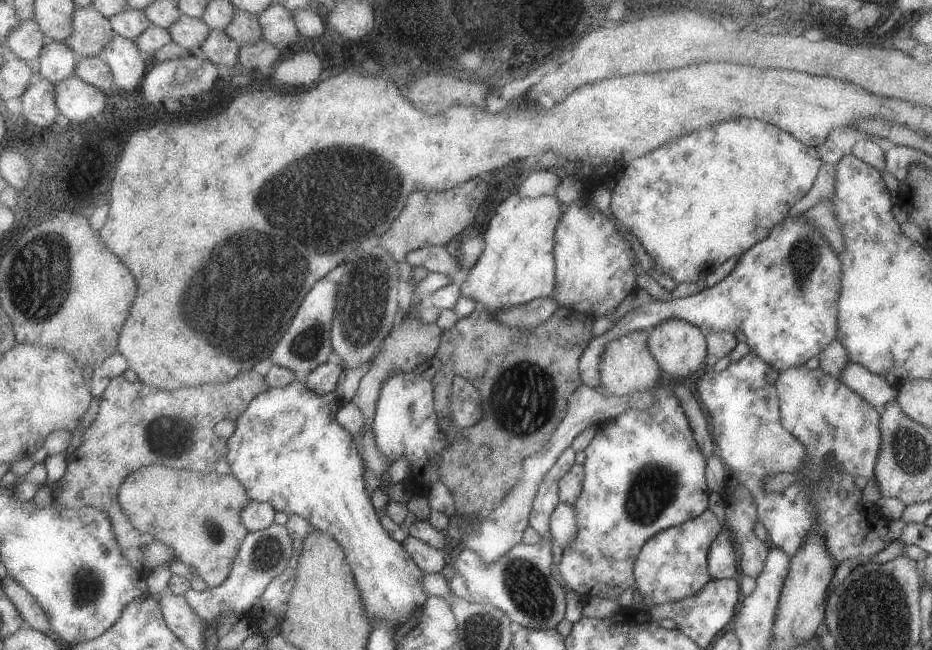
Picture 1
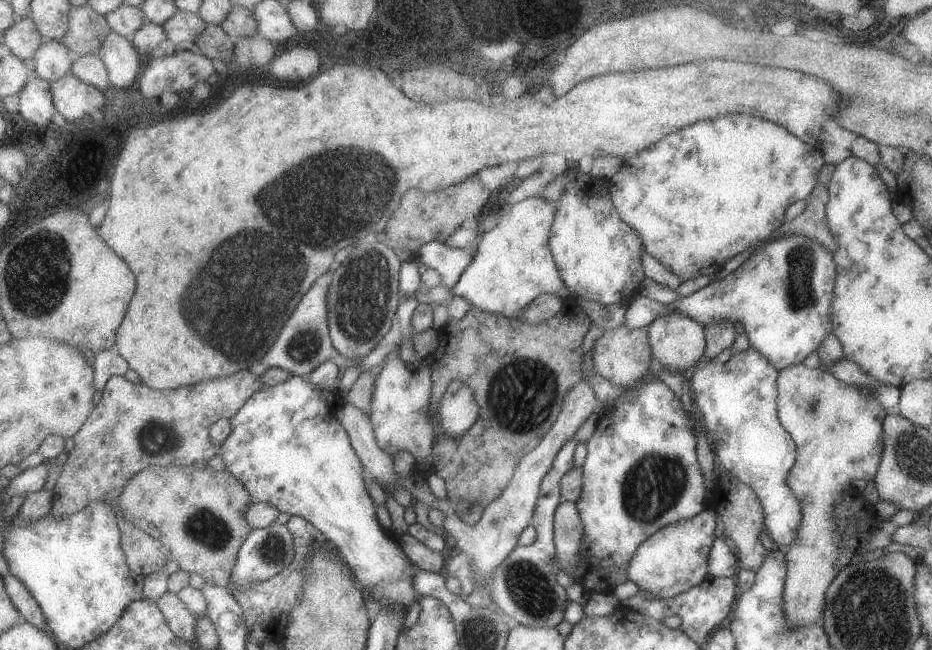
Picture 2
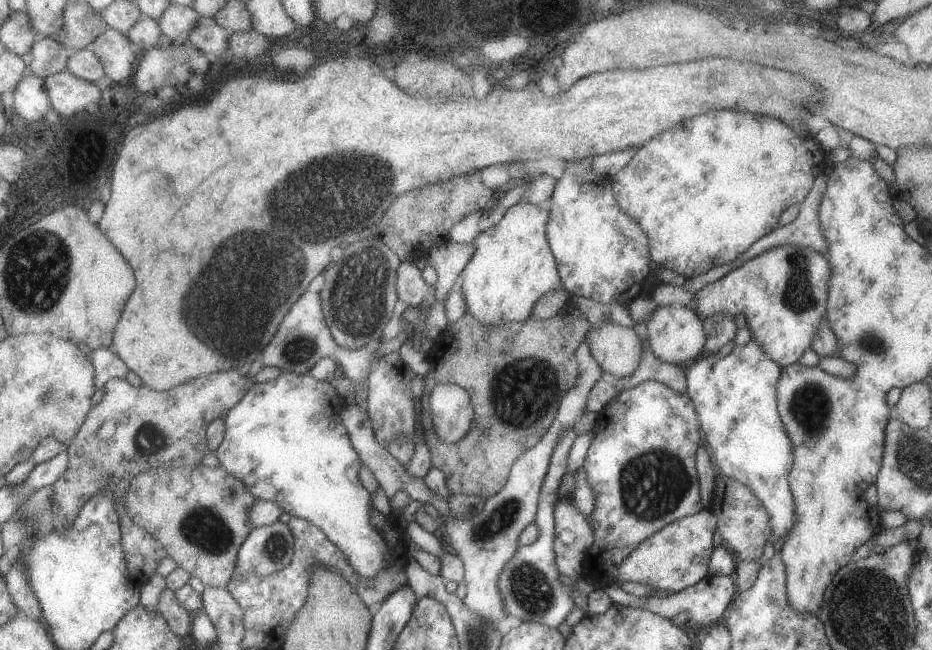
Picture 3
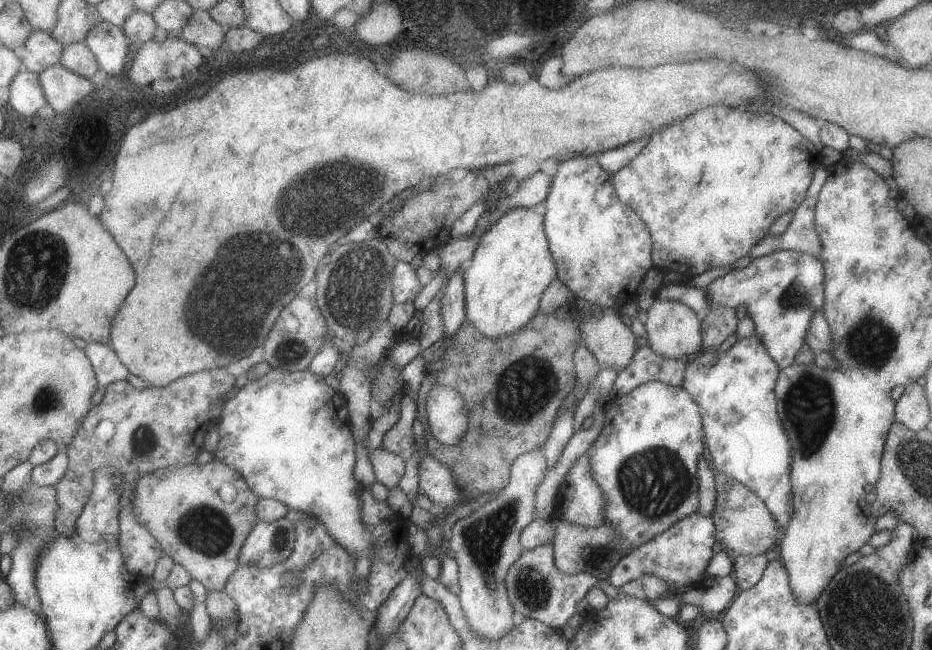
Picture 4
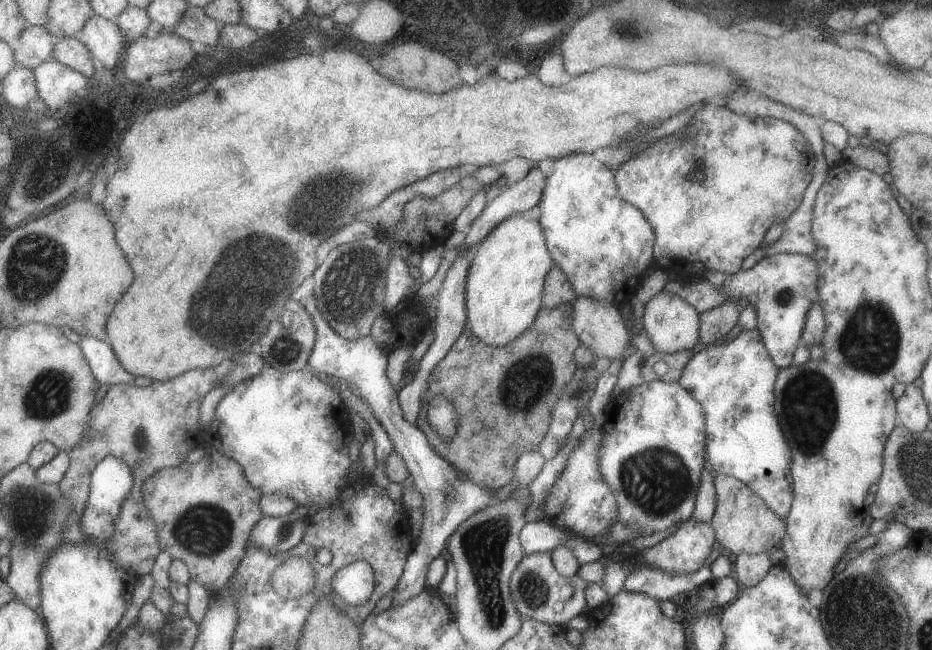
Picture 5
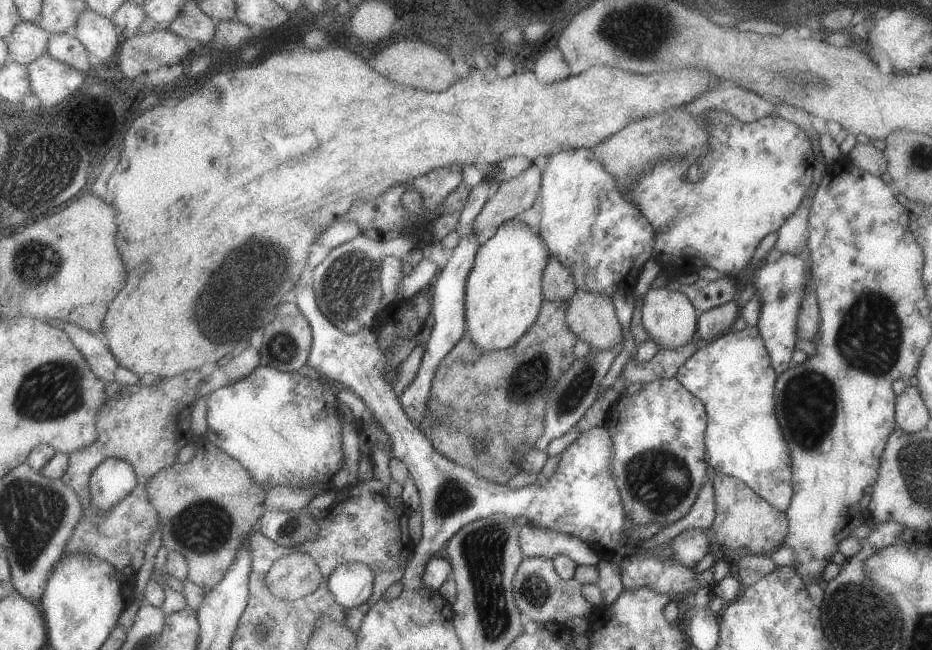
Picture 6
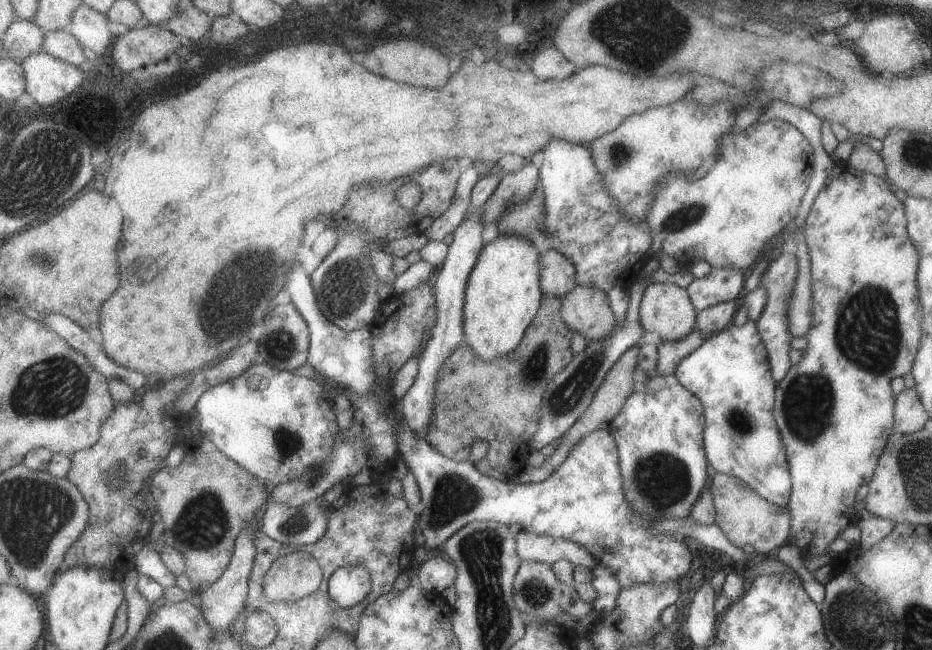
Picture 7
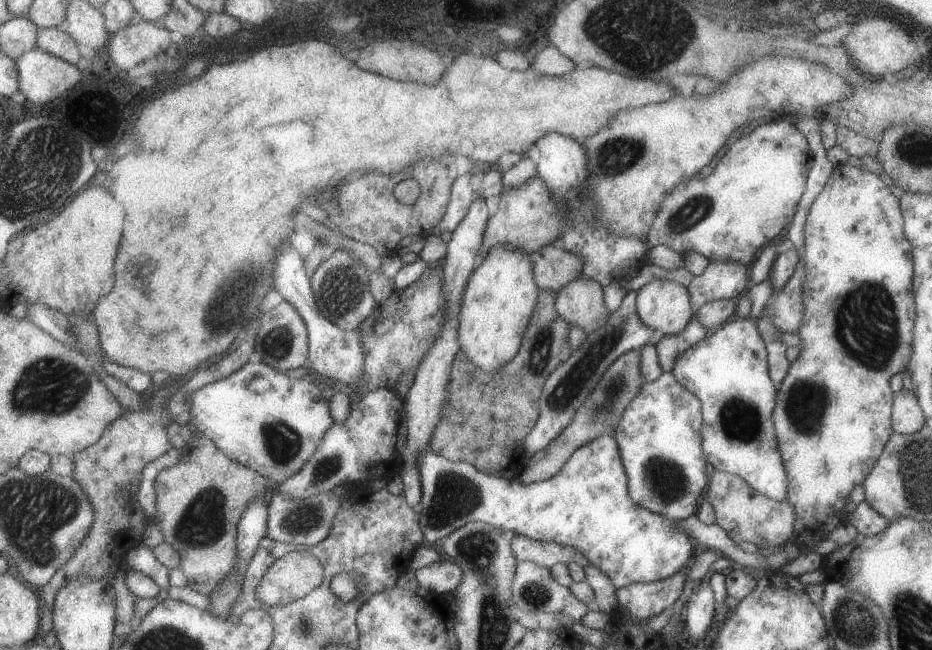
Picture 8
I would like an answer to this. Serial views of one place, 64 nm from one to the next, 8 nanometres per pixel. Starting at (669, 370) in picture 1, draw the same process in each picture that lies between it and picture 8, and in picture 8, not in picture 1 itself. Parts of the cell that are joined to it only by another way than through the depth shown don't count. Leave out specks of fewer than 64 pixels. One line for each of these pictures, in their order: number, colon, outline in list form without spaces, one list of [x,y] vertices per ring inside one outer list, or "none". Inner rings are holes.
2: [[[685,314],[659,316],[659,320],[655,320],[653,324],[647,326],[647,332],[649,332],[649,344],[651,344],[653,358],[659,360],[661,366],[671,370],[671,372],[679,372],[679,374],[685,372],[697,360],[703,360],[703,354],[707,350],[705,328],[699,322],[695,322],[693,318],[685,316]]]
3: [[[657,306],[655,312],[651,314],[651,320],[645,324],[643,332],[645,332],[645,338],[649,340],[651,352],[661,362],[673,364],[673,366],[687,366],[687,364],[695,362],[707,342],[701,318],[685,306],[663,306],[663,308]]]
4: [[[655,298],[651,308],[645,312],[643,322],[645,322],[645,330],[647,330],[649,348],[663,358],[669,358],[669,360],[689,358],[691,360],[695,354],[699,354],[703,350],[701,316],[693,308],[689,308],[681,302],[669,302],[669,300]]]
5: [[[659,292],[647,302],[643,316],[645,336],[651,340],[655,354],[677,354],[697,350],[699,344],[699,312],[687,300]]]
6: [[[657,288],[647,292],[643,302],[643,326],[647,336],[659,346],[659,350],[675,350],[691,344],[699,330],[697,320],[699,320],[699,314],[685,294],[677,290],[667,290],[667,288]]]
7: [[[649,284],[643,298],[643,306],[641,306],[641,320],[643,320],[643,326],[647,328],[647,334],[655,336],[657,342],[659,340],[679,342],[695,330],[697,312],[685,288],[679,288],[675,284]]]
8: [[[657,280],[639,290],[639,314],[659,336],[677,336],[689,326],[695,310],[687,288]]]

